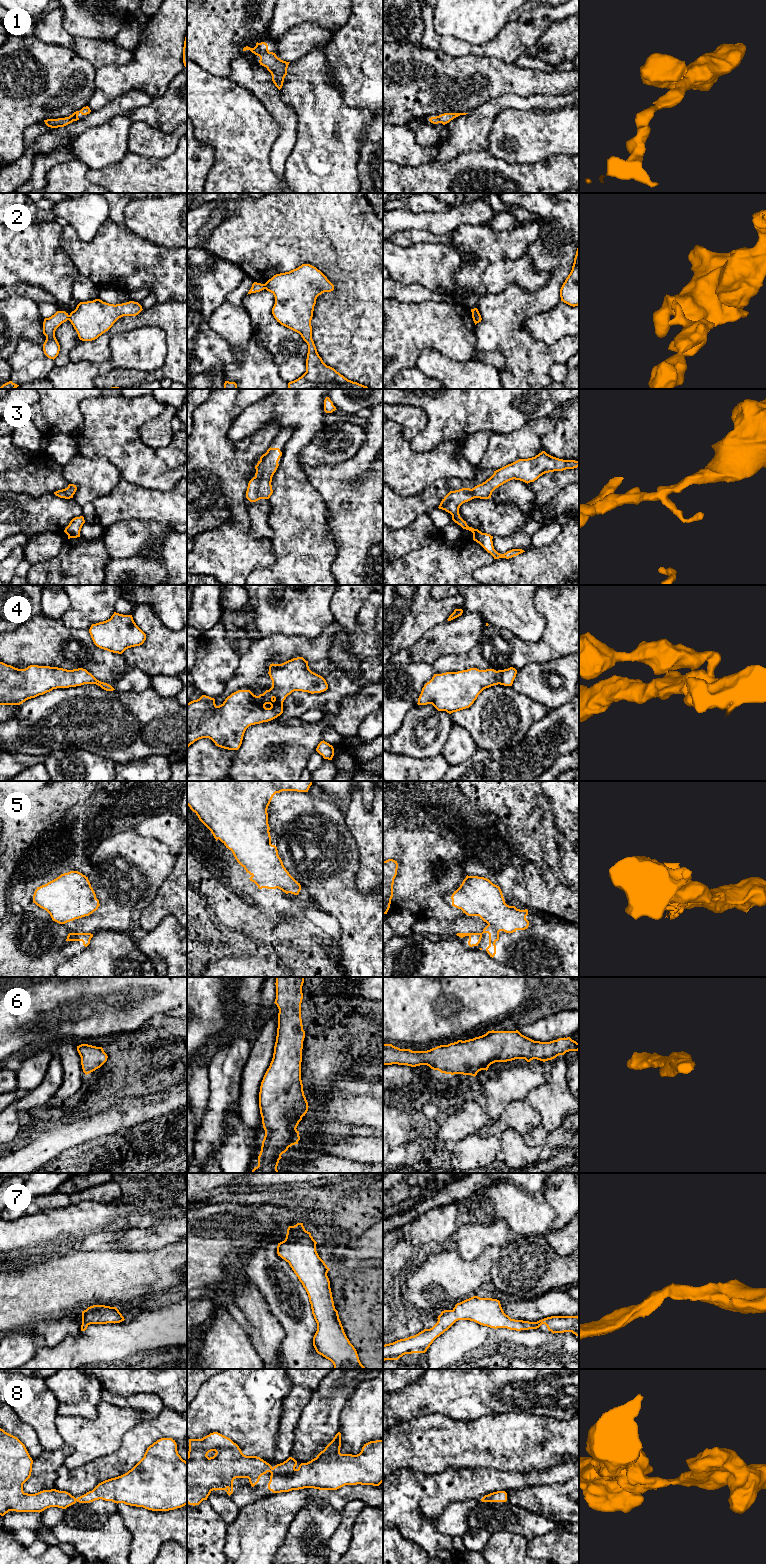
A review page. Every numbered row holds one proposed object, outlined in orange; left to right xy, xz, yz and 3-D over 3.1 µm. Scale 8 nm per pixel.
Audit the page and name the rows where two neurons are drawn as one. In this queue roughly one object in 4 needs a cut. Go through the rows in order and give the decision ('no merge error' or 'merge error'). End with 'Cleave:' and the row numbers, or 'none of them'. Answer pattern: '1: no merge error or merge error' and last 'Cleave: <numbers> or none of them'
1: no merge error
2: merge error
3: no merge error
4: no merge error
5: no merge error
6: no merge error
7: no merge error
8: no merge error
Cleave: 2

